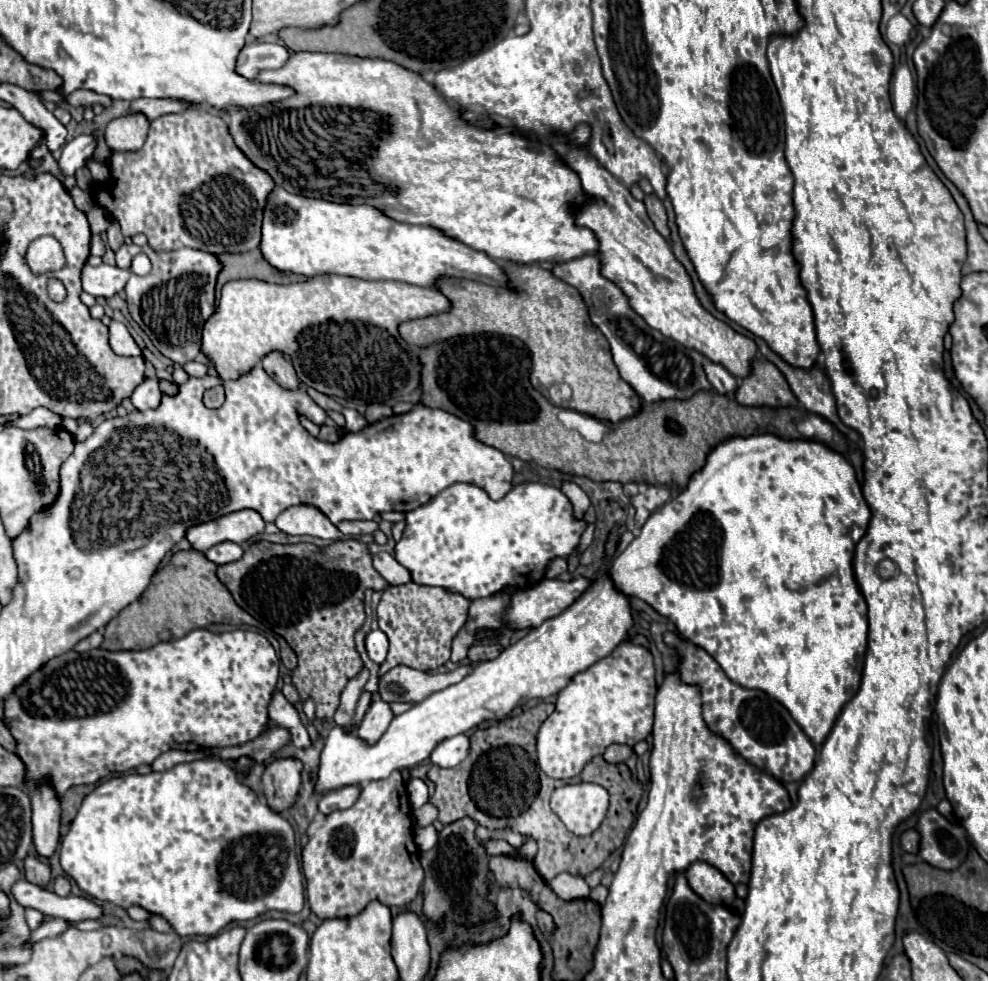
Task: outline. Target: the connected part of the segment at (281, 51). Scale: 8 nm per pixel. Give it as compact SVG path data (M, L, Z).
M250 41L246 43L246 47L238 57L236 71L246 79L254 81L258 73L264 69L280 69L288 61L288 57L290 57L290 51L284 45Z

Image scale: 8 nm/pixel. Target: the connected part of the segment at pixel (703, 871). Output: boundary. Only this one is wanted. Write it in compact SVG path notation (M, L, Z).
M694 861L686 869L686 879L696 895L712 905L730 905L734 901L734 885L706 861Z

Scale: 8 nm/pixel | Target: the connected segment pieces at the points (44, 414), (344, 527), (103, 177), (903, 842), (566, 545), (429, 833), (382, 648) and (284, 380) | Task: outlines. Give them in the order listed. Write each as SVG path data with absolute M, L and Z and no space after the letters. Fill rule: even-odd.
M38 407L30 413L30 417L26 419L16 419L12 421L10 425L18 425L18 427L24 427L24 429L32 429L32 427L60 427L60 417L54 415L52 411Z
M342 521L338 527L344 535L352 537L352 535L372 535L378 529L378 523L376 521Z
M90 161L90 163L88 163L88 167L90 167L92 180L95 183L102 184L109 180L109 168L105 163L96 163L96 161Z
M906 829L902 835L900 835L900 847L908 853L918 853L918 833L914 829Z
M456 483L446 487L430 503L406 513L406 531L396 543L396 561L404 565L416 583L446 587L452 593L462 593L468 599L490 597L504 587L528 589L542 581L548 563L554 557L568 557L586 529L584 521L576 521L572 505L564 493L544 483L524 483L514 487L504 499L492 501L480 487Z
M430 825L430 827L416 828L414 831L414 841L418 845L420 851L428 851L436 845L438 841L438 831Z
M380 629L370 631L366 637L366 649L374 663L378 663L378 665L384 663L386 653L388 653L388 637L384 635L384 631L380 631Z
M274 351L274 353L266 355L264 361L262 361L262 367L264 367L264 371L266 371L280 387L284 387L284 389L298 389L300 381L298 381L298 377L296 377L296 371L294 371L294 367L292 367L288 361L282 359L280 353Z

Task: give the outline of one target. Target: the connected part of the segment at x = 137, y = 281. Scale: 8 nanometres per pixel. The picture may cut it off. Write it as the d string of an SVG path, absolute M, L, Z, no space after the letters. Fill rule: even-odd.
M134 243L122 245L116 251L116 263L130 269L132 259L144 253L152 259L148 275L130 275L126 283L126 303L132 319L144 329L156 349L174 363L186 365L200 353L200 329L216 309L216 281L220 273L220 259L212 253L198 249L178 249L170 253L156 253L150 245L138 247Z

